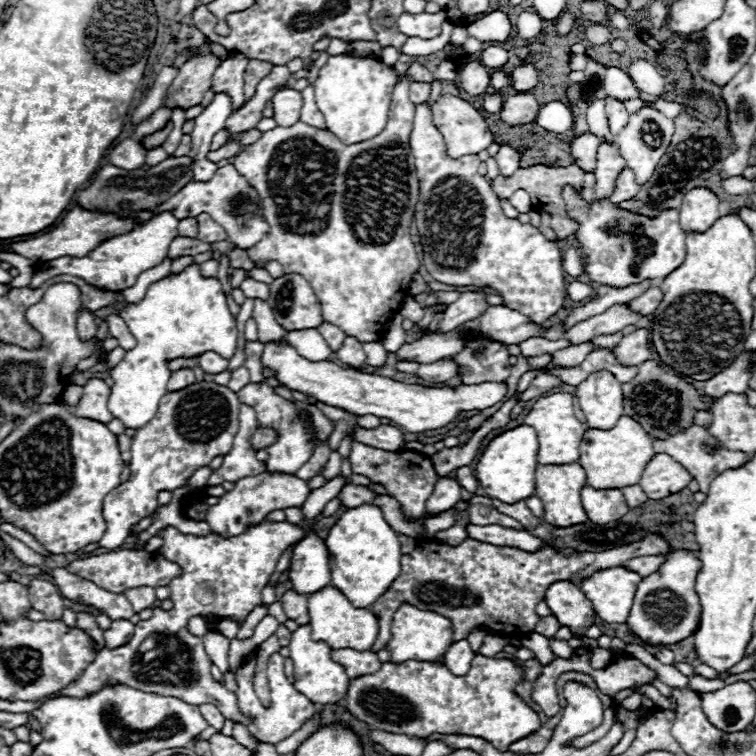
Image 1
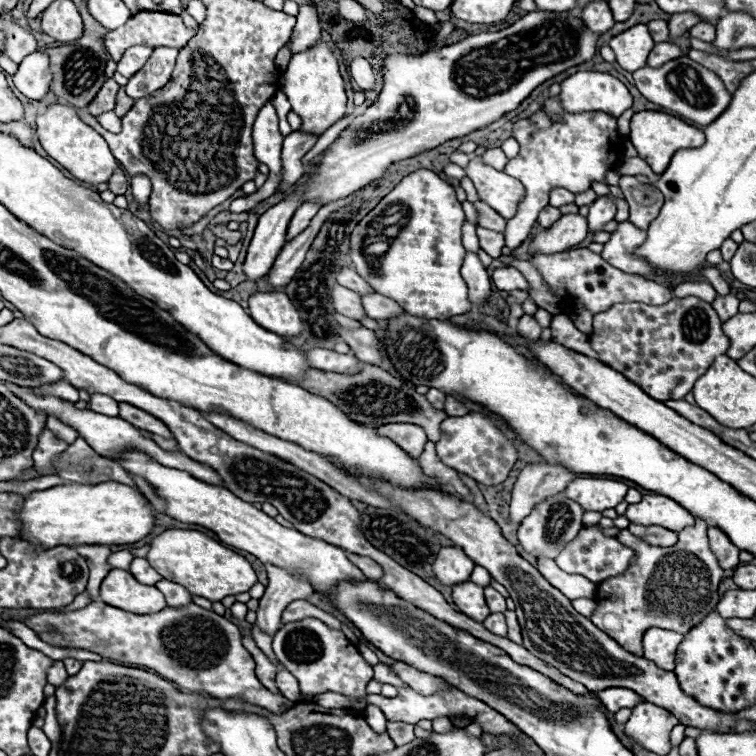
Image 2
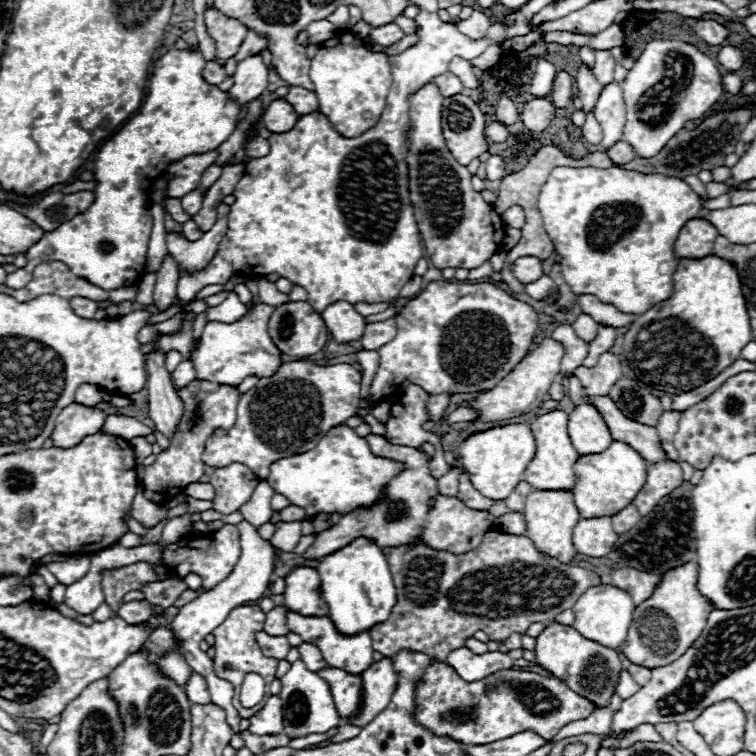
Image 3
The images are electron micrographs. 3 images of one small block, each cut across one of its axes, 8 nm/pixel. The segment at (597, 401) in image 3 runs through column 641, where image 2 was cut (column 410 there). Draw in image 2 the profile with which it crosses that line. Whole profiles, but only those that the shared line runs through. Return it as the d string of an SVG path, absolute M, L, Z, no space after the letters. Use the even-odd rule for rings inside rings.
M384 424L378 428L378 432L392 438L402 450L408 450L410 456L418 456L424 450L424 442L428 442L426 432L416 424Z

